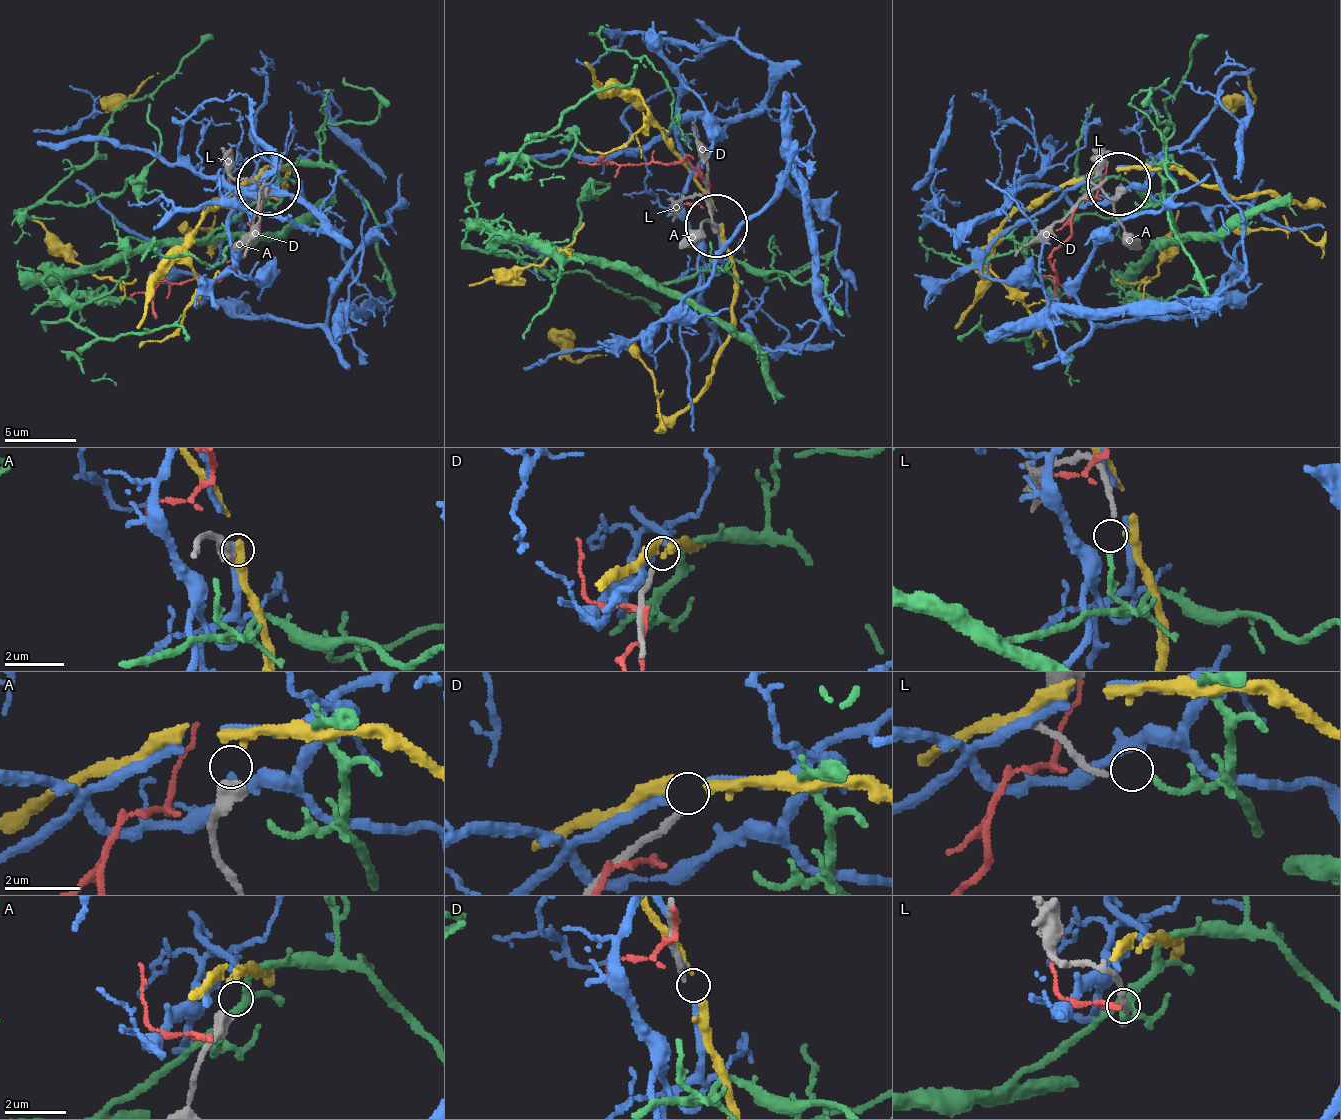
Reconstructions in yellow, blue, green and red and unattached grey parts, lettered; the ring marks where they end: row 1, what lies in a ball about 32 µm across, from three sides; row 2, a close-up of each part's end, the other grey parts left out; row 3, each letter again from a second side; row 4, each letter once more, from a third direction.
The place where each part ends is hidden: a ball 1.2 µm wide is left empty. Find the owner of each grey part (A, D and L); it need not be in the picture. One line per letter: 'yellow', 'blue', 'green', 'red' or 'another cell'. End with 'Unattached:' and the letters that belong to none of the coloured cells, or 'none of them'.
A: yellow
D: another cell
L: green
Unattached: D

